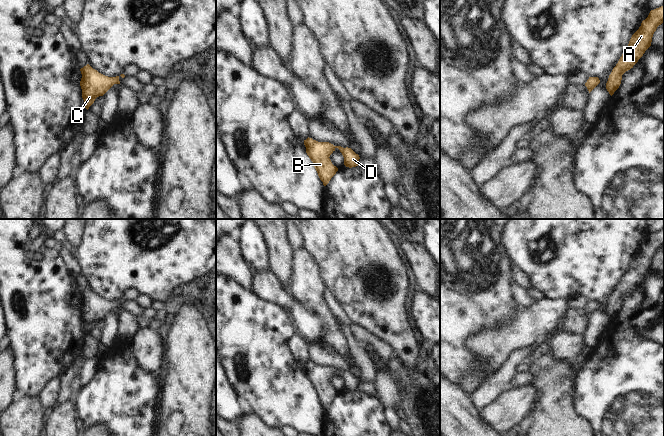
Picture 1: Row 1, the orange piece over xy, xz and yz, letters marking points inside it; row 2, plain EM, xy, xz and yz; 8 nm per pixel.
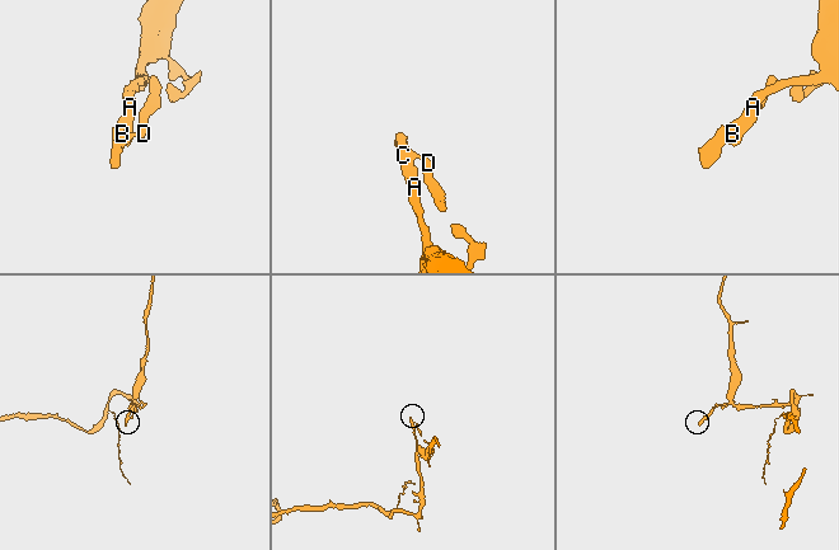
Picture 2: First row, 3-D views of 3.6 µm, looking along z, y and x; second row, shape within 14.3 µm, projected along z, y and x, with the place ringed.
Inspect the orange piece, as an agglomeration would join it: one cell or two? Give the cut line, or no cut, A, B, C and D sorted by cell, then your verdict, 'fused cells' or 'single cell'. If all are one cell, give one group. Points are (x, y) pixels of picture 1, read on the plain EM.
cut none; groups A B C D; single cell

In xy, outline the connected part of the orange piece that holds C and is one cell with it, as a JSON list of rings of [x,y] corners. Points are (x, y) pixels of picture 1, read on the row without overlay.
[[[89,288],[81,292],[80,295],[82,298],[80,305],[82,322],[87,334],[97,321],[103,320],[114,308],[120,308],[120,300],[105,300],[93,293]]]

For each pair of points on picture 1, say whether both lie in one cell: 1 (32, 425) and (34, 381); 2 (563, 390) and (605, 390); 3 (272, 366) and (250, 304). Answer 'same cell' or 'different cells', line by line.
1: different cells
2: different cells
3: same cell

